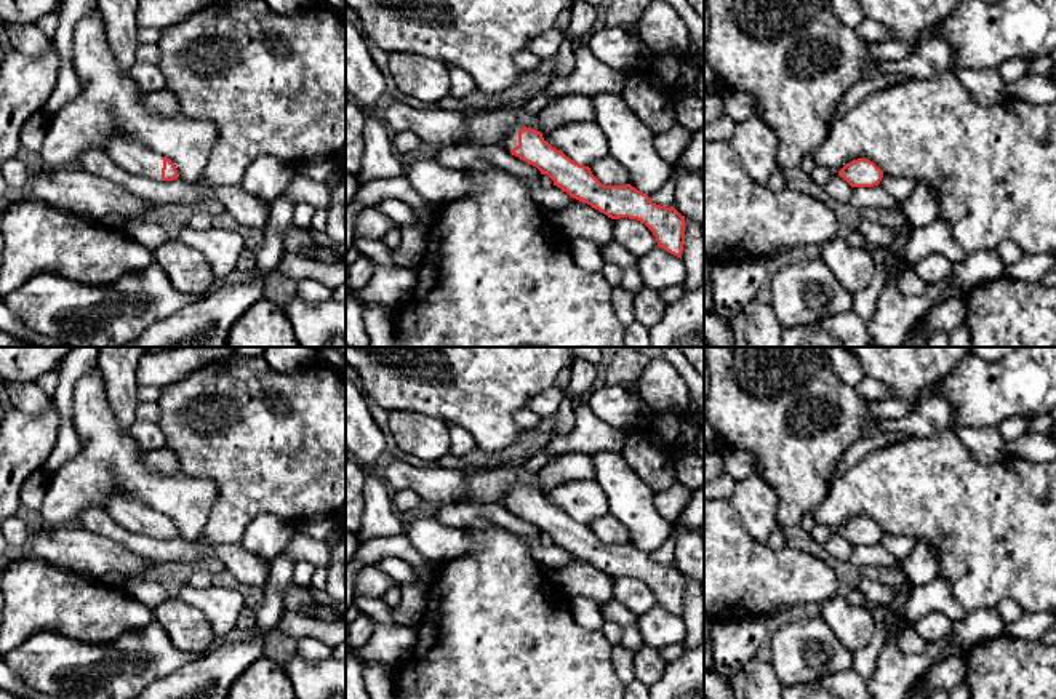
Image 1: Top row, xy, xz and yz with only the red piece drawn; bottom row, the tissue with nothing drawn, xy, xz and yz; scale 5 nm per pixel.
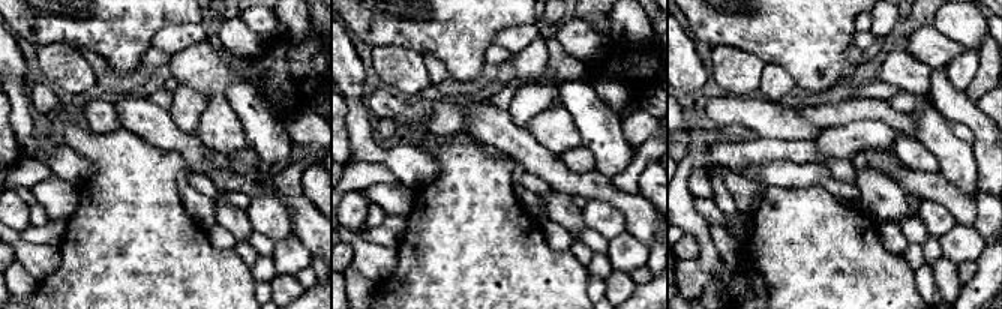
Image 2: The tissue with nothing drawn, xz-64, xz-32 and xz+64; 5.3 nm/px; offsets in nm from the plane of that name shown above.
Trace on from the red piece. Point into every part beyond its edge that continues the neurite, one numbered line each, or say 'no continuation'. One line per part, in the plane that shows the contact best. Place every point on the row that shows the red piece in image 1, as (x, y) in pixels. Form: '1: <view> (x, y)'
1: xz (511, 139)

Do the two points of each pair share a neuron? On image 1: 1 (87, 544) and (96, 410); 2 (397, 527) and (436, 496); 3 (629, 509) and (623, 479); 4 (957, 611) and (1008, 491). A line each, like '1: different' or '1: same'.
1: different
2: different
3: same
4: different

